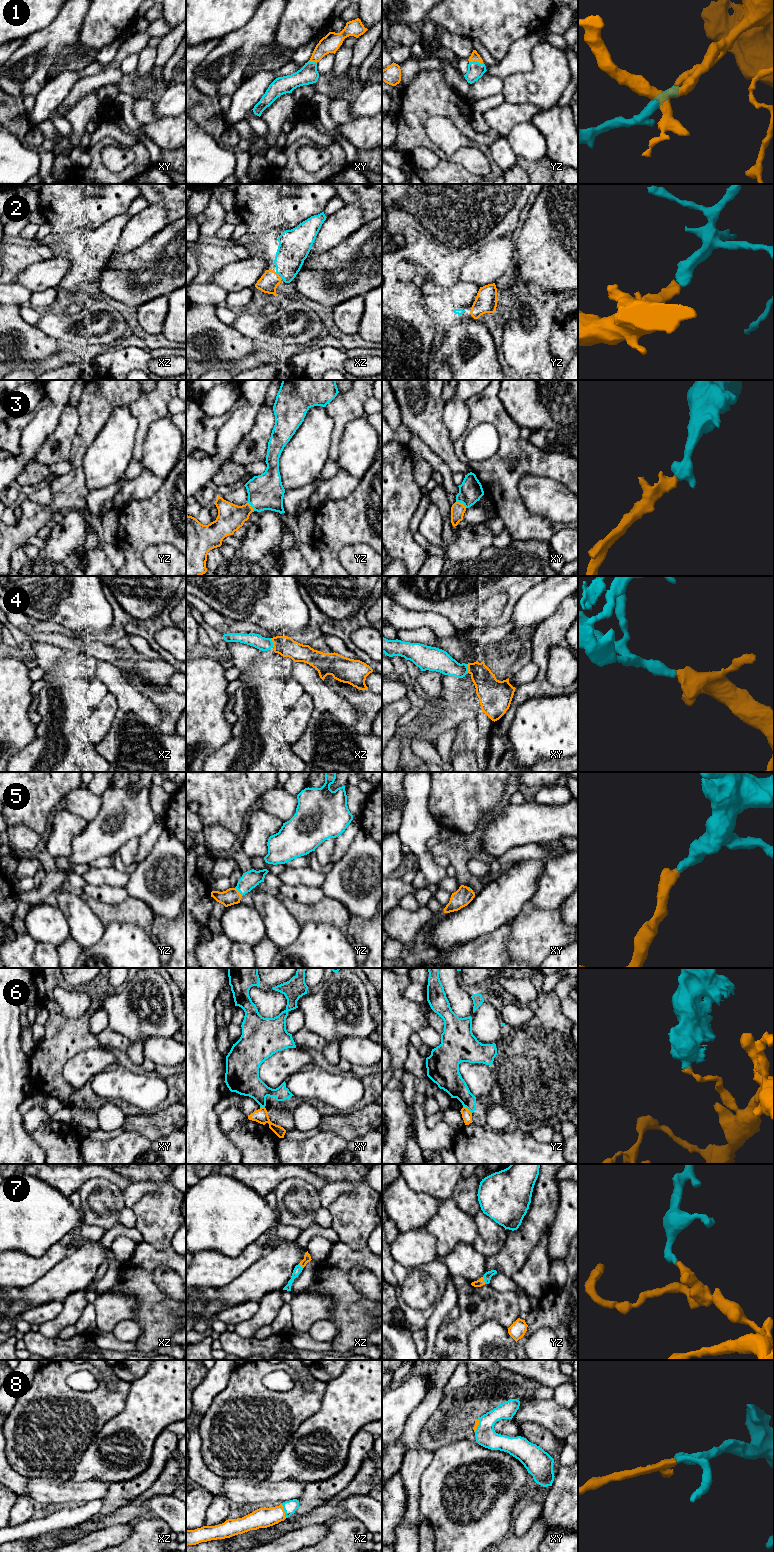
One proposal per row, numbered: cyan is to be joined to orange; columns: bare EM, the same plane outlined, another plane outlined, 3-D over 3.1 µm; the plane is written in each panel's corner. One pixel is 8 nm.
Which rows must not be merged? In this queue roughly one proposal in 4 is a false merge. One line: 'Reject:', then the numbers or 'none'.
Reject: 6

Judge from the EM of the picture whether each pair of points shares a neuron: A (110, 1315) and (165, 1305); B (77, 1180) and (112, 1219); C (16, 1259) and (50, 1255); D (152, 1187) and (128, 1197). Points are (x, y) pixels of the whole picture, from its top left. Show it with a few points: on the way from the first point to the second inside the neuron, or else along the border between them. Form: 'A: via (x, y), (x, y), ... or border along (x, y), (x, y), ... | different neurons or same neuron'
A: border along (120, 1292), (129, 1292), (136, 1297), (133, 1318) | different neurons
B: border along (105, 1179), (101, 1177), (90, 1178), (78, 1189) | different neurons
C: via (24, 1262), (42, 1262) | same neuron
D: via (146, 1188), (138, 1189), (134, 1192) | same neuron

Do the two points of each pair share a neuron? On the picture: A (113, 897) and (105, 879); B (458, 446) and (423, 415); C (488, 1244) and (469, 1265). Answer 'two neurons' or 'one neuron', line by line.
A: two neurons
B: two neurons
C: two neurons

